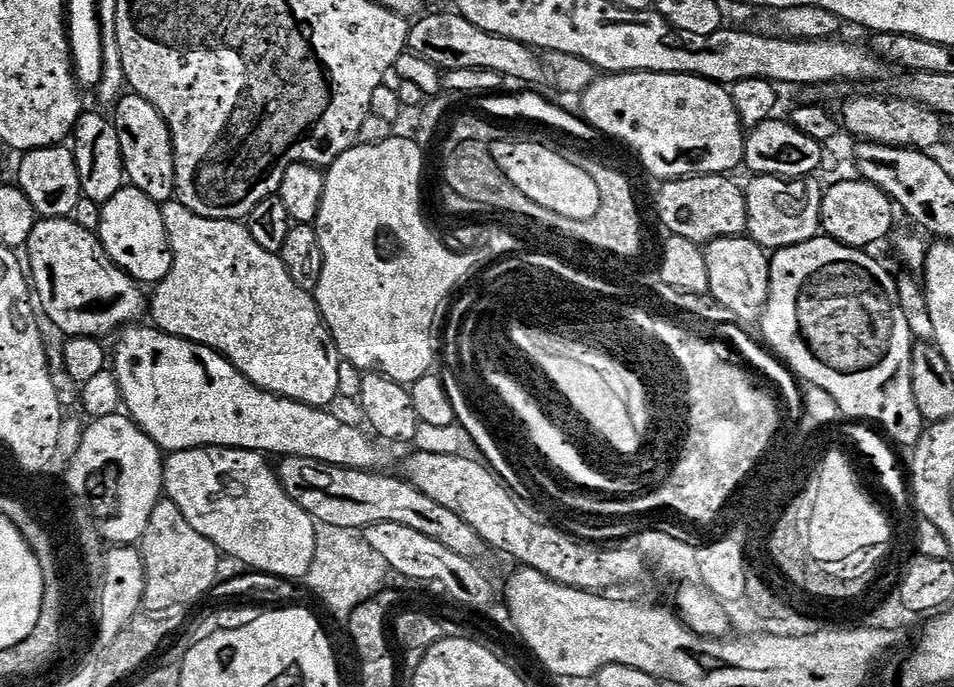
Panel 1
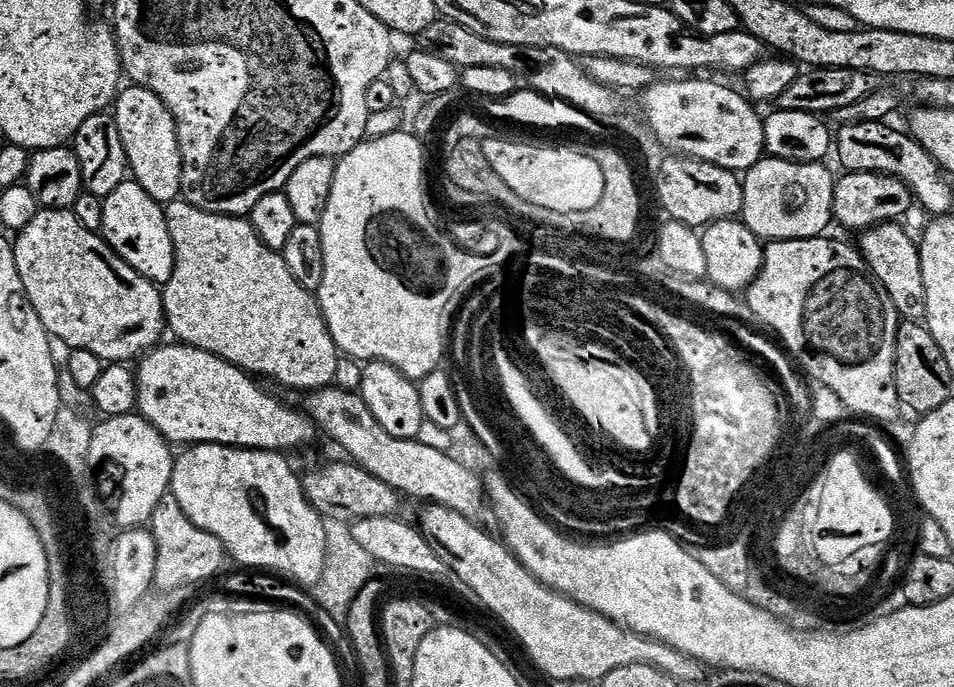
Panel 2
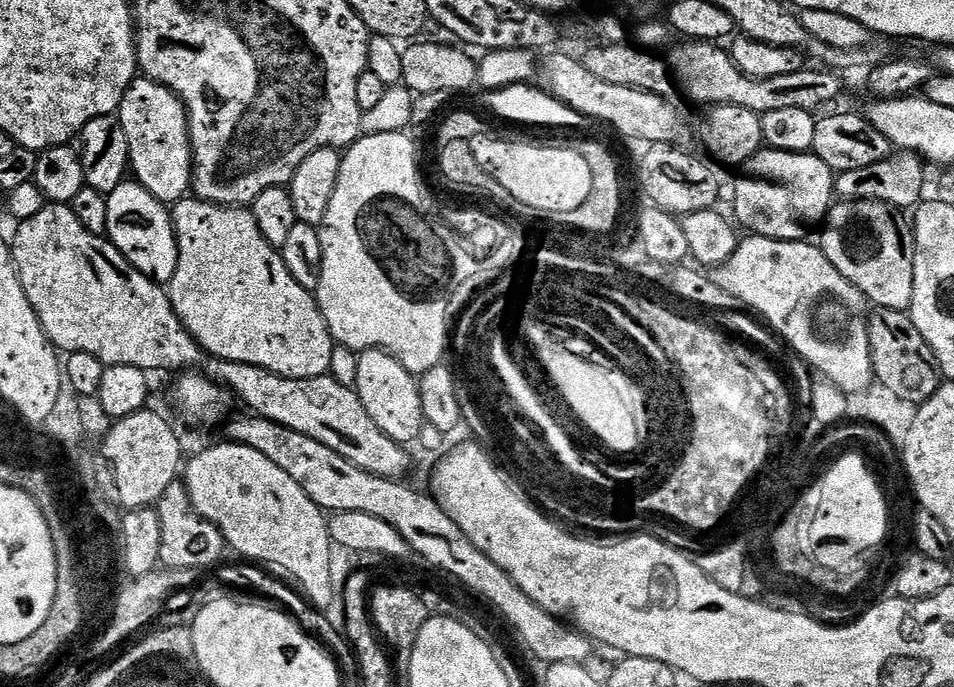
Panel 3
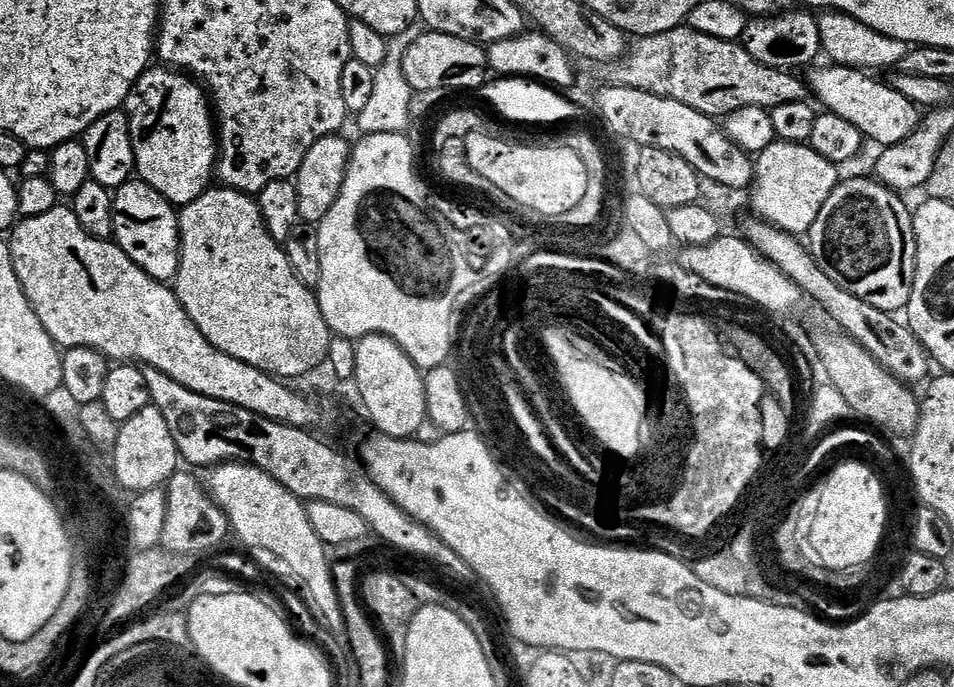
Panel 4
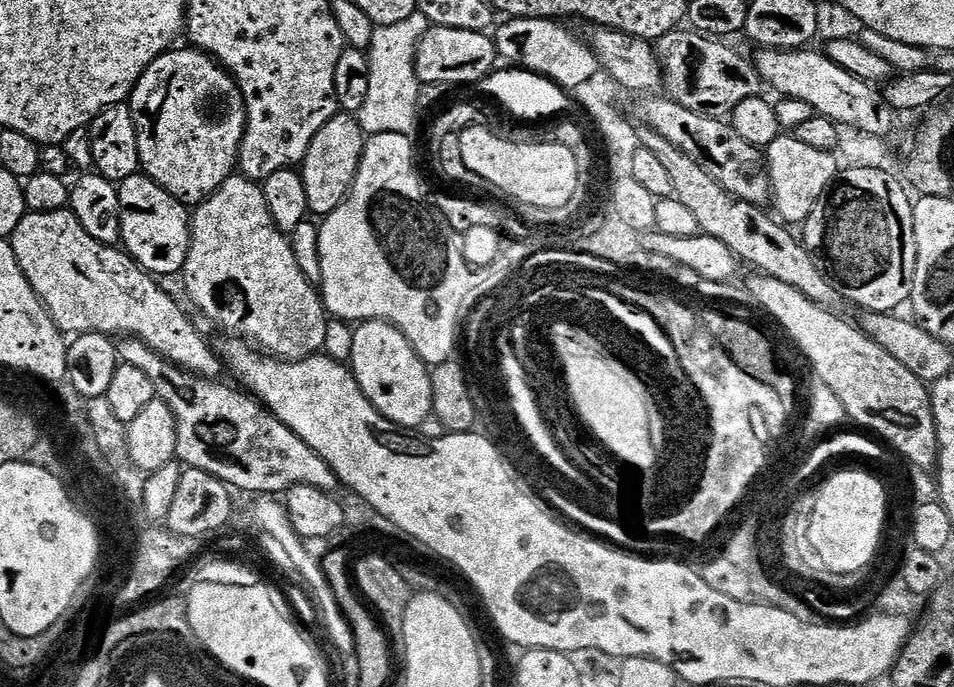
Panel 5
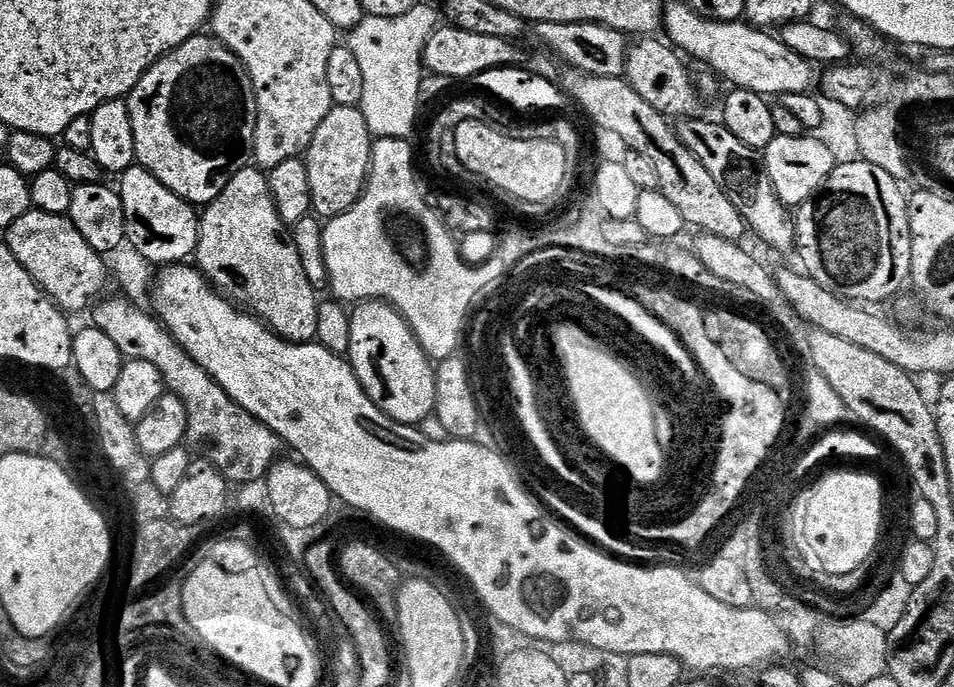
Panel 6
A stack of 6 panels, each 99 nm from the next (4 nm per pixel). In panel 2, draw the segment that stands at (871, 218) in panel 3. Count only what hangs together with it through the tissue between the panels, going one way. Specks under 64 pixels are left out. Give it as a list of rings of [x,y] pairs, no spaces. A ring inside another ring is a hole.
[[[893,222],[861,231],[858,236],[858,251],[864,257],[867,271],[890,301],[891,307],[893,304],[904,315],[905,321],[920,322],[926,314],[926,282],[922,282],[920,249],[917,241],[911,240],[907,230],[899,228],[900,226]]]

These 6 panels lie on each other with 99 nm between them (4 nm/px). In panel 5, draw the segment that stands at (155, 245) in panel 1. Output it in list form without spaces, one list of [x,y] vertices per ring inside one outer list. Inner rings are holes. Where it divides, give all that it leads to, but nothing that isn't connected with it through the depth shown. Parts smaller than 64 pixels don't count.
[[[145,174],[119,181],[122,230],[120,239],[129,256],[153,277],[183,273],[188,257],[190,212]]]

